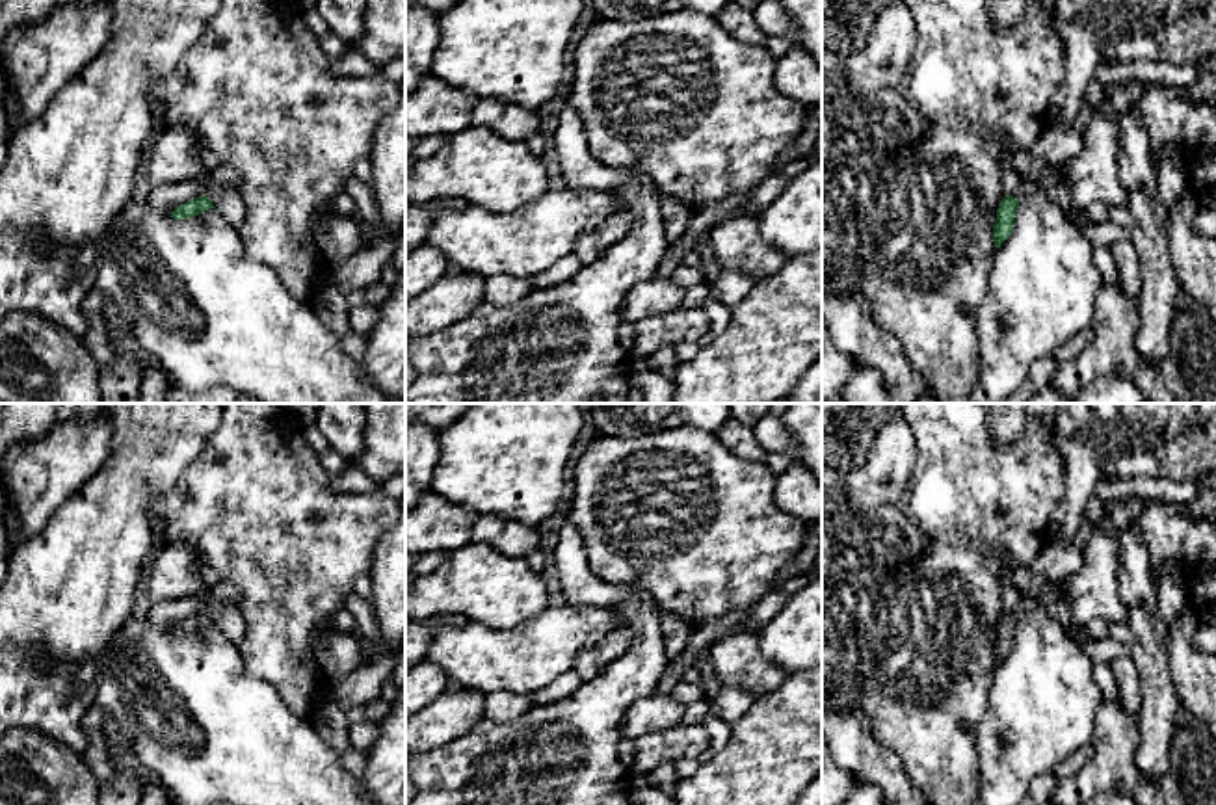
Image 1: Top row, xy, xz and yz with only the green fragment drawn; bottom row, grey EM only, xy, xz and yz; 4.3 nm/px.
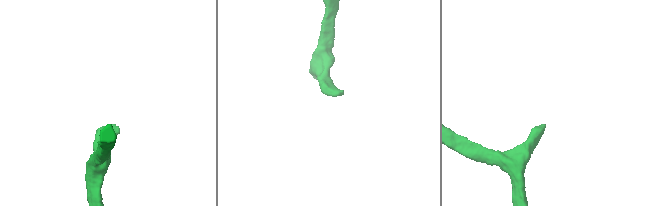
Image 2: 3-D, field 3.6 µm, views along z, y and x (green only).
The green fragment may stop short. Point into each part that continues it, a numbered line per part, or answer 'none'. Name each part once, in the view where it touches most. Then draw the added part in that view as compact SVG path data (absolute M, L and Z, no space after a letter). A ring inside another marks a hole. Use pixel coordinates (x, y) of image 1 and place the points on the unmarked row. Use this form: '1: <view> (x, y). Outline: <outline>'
1: xy (227, 618). Outline: M232 600L225 602L214 602L206 614L212 617L216 627L234 643L240 645L240 641L245 636L245 621L238 610L238 604Z

